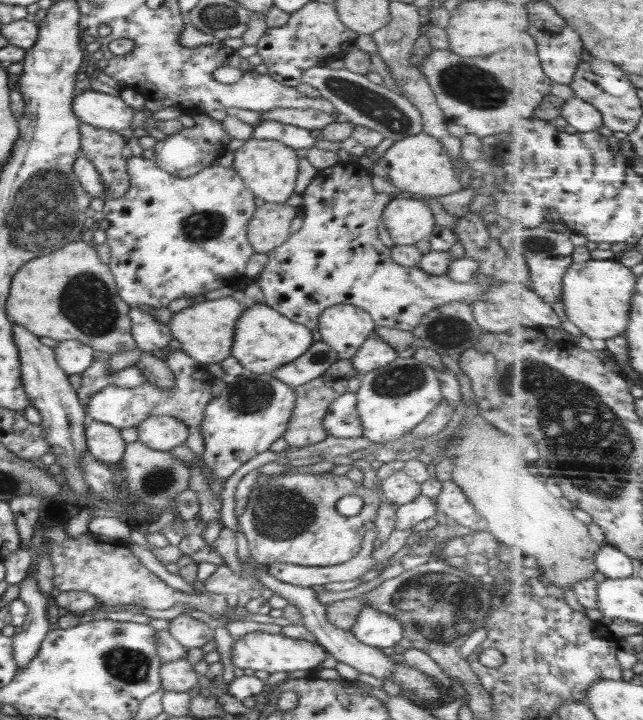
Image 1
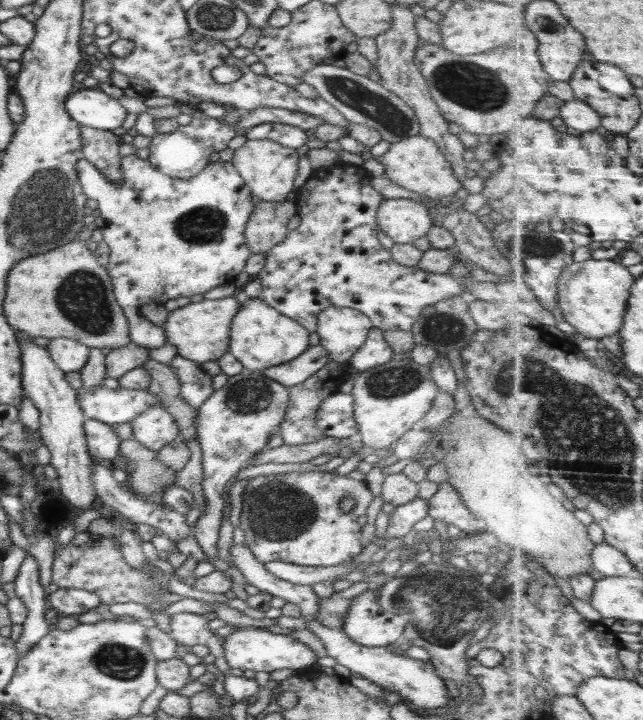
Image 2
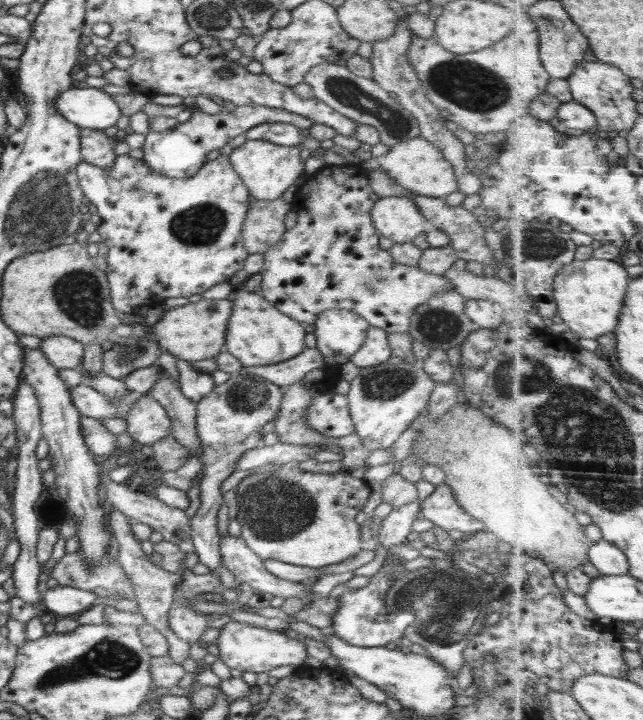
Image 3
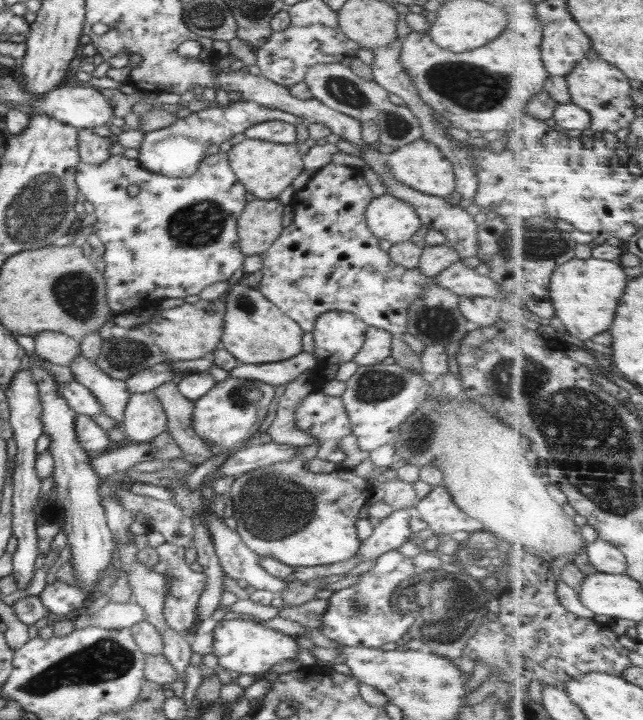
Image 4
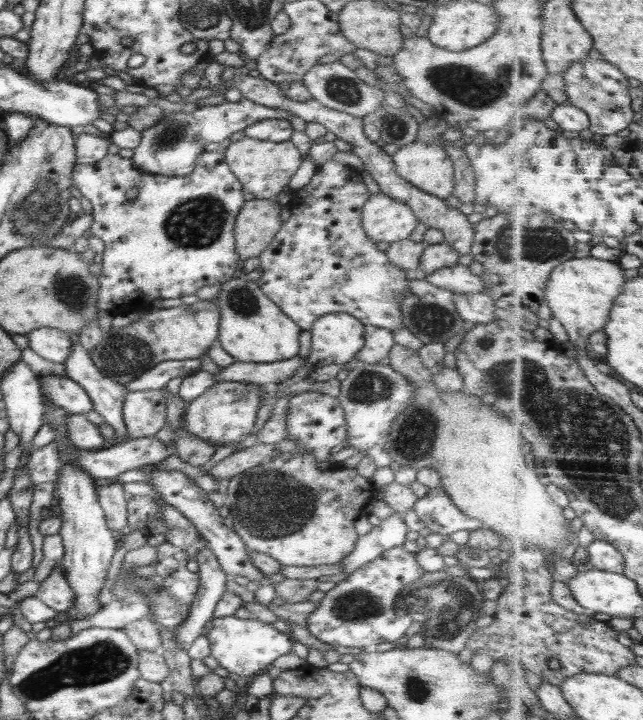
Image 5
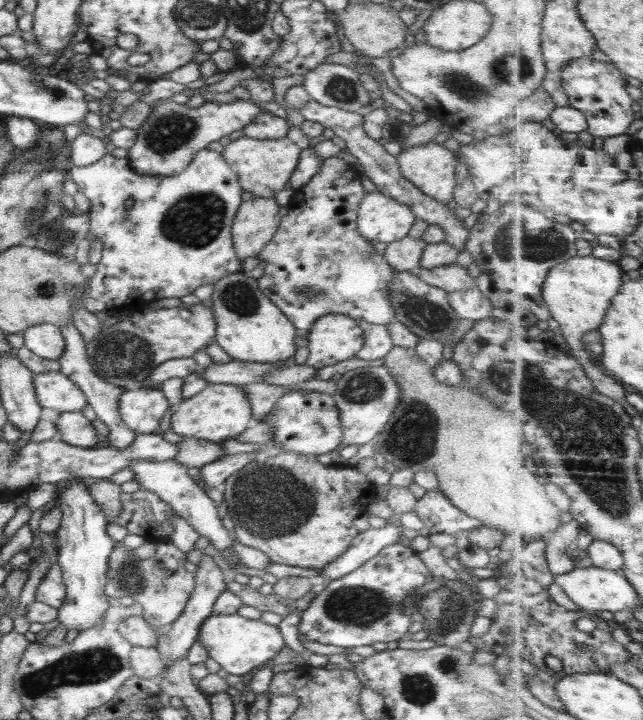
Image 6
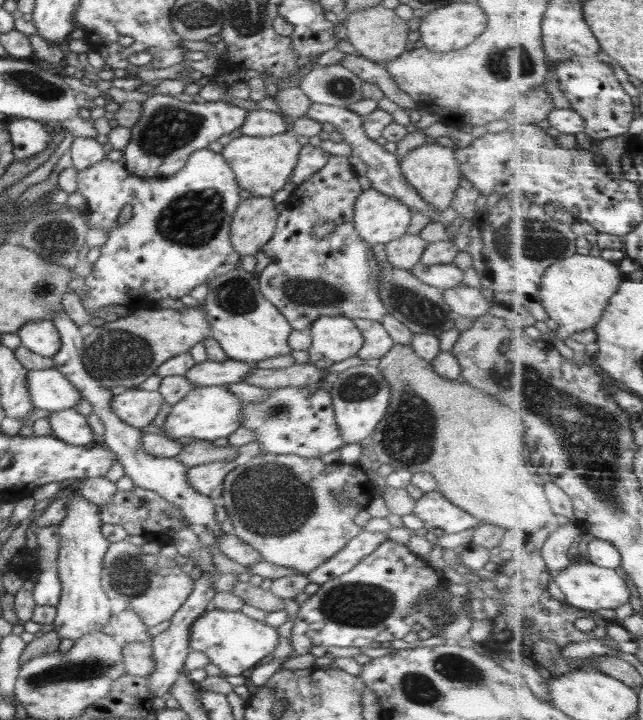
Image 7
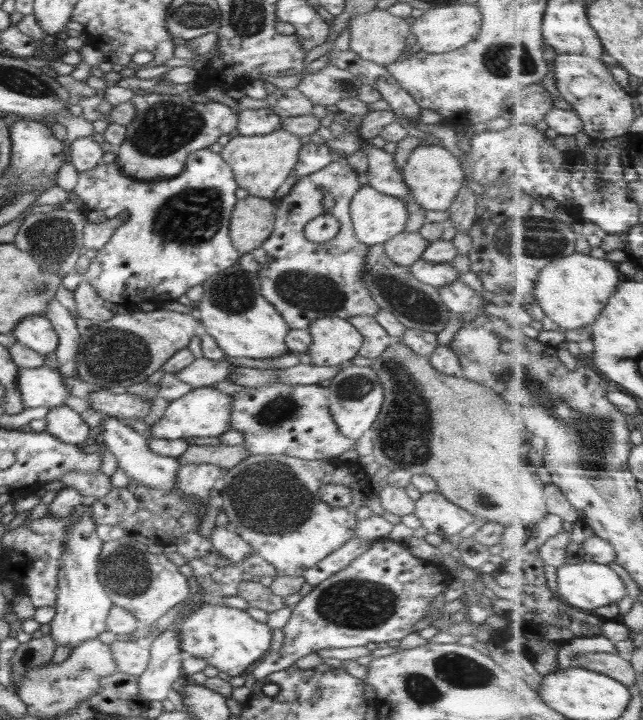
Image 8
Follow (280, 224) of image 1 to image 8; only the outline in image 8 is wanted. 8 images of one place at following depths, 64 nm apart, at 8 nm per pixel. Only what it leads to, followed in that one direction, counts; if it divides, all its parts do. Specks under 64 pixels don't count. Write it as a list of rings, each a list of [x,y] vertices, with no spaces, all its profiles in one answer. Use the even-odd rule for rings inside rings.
[[[248,196],[240,199],[232,212],[229,236],[241,255],[252,253],[272,235],[277,206],[271,199]]]

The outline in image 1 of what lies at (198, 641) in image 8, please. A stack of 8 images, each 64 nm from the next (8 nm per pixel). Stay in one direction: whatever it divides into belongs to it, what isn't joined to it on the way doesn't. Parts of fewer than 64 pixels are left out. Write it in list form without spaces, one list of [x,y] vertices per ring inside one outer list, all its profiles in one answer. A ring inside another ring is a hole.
[[[252,632],[236,638],[232,646],[232,663],[242,669],[266,670],[274,672],[289,672],[292,675],[311,675],[328,658],[326,649],[320,643],[288,638],[279,634]]]

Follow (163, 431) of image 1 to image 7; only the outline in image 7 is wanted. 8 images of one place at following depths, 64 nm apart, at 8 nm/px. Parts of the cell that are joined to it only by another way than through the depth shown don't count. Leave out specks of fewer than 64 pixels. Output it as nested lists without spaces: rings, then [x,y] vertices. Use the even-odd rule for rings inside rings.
[[[129,389],[110,398],[112,411],[126,424],[137,428],[146,428],[152,424],[156,414],[160,412],[164,398],[159,391]]]

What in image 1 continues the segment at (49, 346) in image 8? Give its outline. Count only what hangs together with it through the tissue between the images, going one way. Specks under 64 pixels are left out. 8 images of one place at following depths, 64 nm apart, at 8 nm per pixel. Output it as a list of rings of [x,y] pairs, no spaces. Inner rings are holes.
[[[76,340],[60,341],[54,349],[58,366],[67,375],[82,374],[95,360],[96,353],[90,346]]]

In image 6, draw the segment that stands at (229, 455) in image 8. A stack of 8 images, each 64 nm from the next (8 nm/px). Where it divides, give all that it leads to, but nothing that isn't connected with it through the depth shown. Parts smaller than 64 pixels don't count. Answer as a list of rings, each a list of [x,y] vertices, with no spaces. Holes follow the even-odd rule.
[[[185,437],[182,441],[176,443],[176,448],[178,448],[178,452],[175,460],[185,468],[201,468],[227,454],[220,444],[204,439],[191,439],[190,437]]]

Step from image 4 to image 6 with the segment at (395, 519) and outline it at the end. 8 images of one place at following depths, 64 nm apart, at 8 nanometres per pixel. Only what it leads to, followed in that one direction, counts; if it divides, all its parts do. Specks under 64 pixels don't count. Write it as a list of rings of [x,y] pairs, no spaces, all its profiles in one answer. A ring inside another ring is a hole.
[[[387,522],[382,528],[370,527],[358,533],[342,556],[338,556],[320,570],[320,580],[327,582],[350,574],[358,566],[374,558],[382,548],[398,544],[402,529],[403,527]]]

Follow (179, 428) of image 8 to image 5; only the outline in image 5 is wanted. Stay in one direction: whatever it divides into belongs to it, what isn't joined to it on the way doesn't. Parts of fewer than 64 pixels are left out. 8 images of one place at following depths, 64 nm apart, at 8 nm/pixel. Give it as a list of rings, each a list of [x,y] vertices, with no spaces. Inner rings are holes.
[[[215,381],[204,394],[200,394],[188,404],[184,414],[184,427],[214,447],[239,443],[251,435],[262,400],[264,390],[256,383]]]

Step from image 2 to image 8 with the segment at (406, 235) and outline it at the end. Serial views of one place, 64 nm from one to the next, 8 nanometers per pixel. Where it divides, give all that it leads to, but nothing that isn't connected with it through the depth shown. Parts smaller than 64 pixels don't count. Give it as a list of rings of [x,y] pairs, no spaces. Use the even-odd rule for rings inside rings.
[[[360,185],[358,192],[352,196],[350,215],[356,238],[368,246],[384,244],[394,236],[405,232],[405,225],[409,218],[404,202],[394,196],[382,194],[368,185]]]

